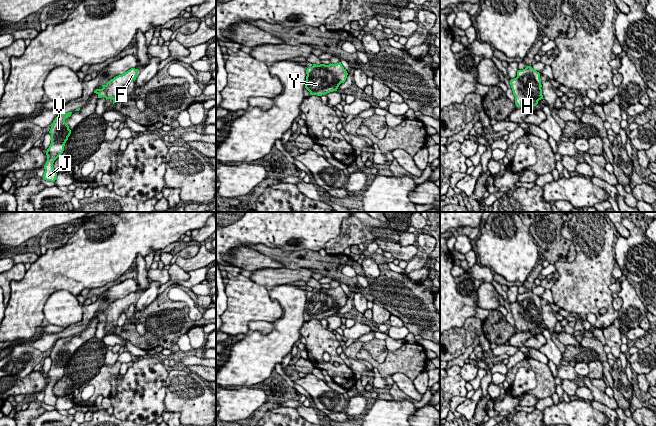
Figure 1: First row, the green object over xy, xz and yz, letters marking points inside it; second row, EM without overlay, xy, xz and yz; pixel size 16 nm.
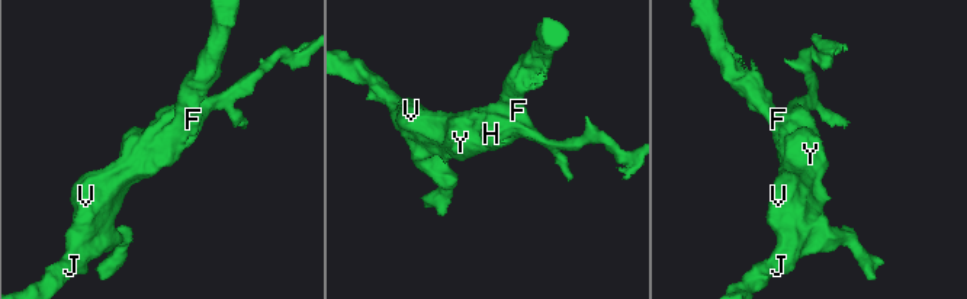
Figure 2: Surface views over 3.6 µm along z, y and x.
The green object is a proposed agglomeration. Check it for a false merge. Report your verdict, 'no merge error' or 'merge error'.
no merge error

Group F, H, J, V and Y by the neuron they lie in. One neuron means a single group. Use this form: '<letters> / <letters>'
F H J V Y

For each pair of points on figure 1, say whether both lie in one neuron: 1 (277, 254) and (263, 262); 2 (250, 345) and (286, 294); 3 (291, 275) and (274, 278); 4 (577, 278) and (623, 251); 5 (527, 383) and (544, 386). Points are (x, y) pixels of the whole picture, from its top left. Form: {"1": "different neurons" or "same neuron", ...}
{"1": "different neurons", "2": "same neuron", "3": "same neuron", "4": "different neurons", "5": "different neurons"}

